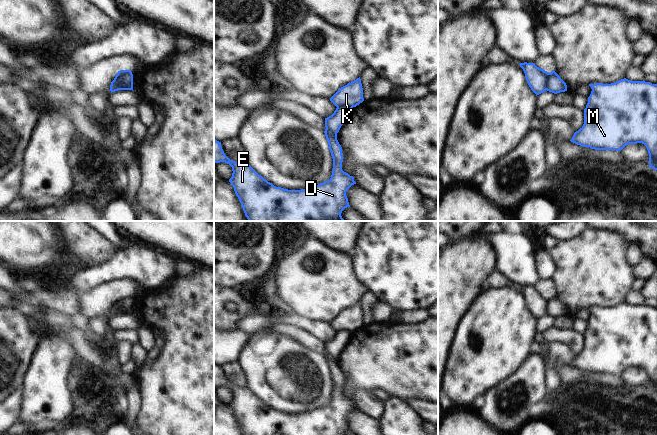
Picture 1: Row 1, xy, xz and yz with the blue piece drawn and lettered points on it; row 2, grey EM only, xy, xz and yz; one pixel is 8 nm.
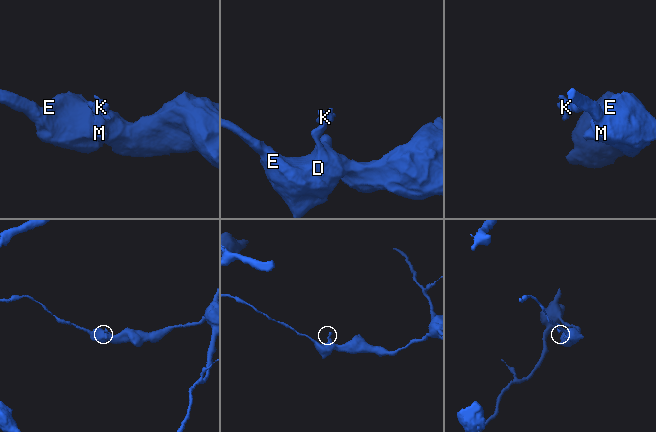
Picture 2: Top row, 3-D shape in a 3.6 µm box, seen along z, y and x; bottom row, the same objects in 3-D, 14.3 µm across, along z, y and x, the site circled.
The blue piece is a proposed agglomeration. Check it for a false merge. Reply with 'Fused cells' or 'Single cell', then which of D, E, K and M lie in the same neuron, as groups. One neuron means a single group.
Fused cells. Groups: D E M / K.

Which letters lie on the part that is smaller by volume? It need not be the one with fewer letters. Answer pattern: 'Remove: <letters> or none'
Remove: K

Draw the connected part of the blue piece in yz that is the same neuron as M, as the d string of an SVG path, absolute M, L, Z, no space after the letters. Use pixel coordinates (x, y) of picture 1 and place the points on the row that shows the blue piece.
M626 78L611 84L589 84L592 91L584 109L584 124L574 133L571 142L595 150L622 150L628 144L642 143L649 154L649 167L657 170L657 84L631 81Z

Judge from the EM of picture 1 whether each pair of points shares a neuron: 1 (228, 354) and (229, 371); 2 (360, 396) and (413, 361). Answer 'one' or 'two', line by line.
1: two
2: two

